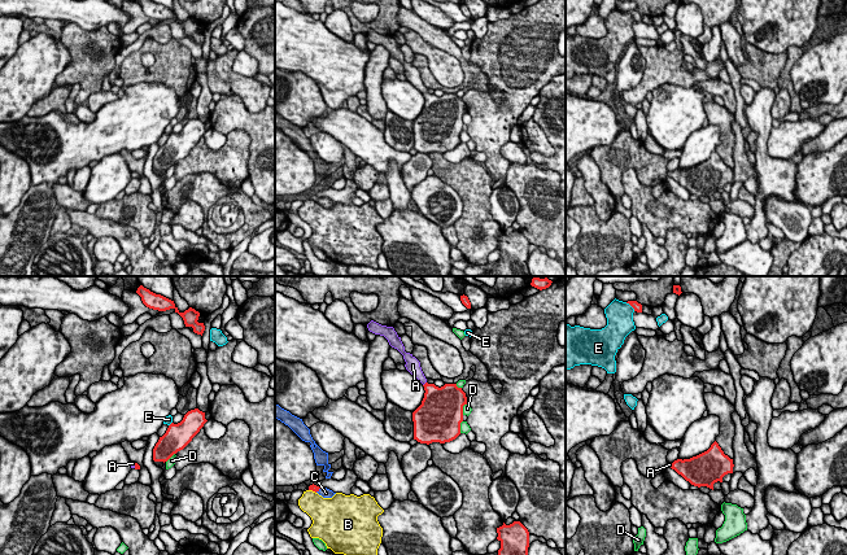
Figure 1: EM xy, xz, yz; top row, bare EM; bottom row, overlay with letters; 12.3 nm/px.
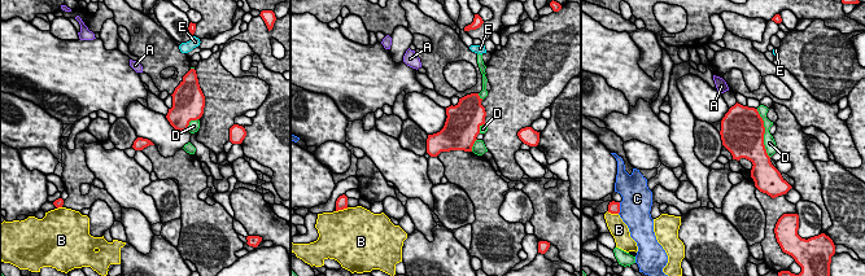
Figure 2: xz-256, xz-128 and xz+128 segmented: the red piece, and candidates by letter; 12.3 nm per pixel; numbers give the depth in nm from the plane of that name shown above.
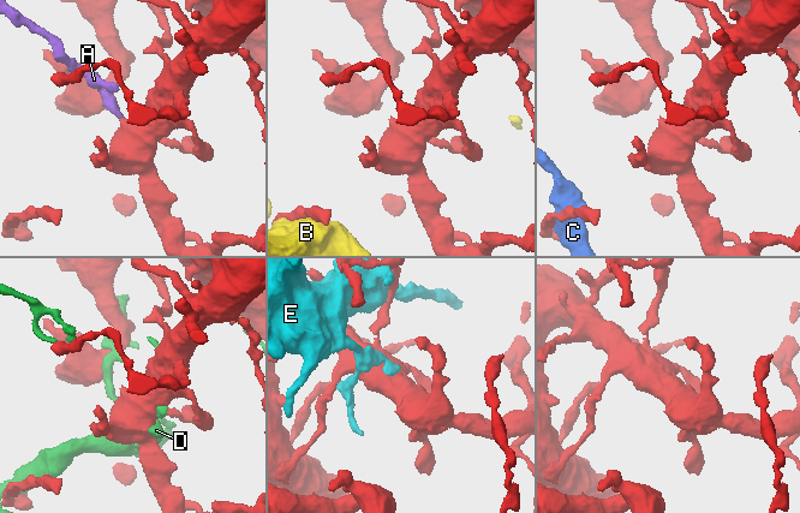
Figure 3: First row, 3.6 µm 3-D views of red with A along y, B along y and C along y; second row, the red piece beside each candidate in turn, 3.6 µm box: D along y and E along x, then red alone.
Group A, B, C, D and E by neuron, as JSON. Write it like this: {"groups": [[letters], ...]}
{"groups": [["A"], ["B"], ["C"], ["D"], ["E"]]}

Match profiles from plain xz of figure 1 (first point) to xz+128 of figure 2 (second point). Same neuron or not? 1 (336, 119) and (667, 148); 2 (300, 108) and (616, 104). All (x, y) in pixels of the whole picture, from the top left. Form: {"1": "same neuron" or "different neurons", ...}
{"1": "same neuron", "2": "same neuron"}

